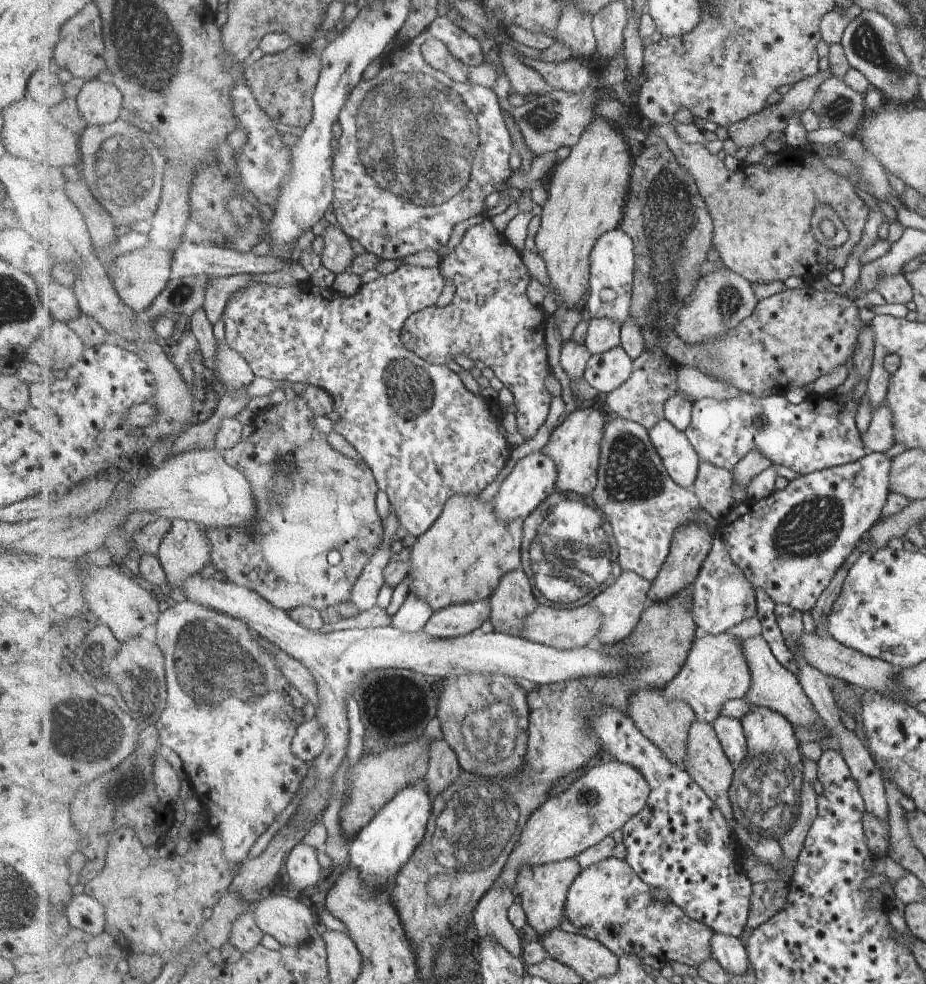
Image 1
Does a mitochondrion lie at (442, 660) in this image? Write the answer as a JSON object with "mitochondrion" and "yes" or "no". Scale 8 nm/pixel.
{"mitochondrion":"no"}

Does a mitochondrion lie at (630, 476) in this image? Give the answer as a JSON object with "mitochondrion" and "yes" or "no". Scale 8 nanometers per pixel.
{"mitochondrion":"yes"}

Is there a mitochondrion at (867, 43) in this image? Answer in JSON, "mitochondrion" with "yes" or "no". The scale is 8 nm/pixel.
{"mitochondrion":"yes"}

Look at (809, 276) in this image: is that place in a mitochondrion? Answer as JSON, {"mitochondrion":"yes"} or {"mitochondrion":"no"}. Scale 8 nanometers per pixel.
{"mitochondrion":"no"}

